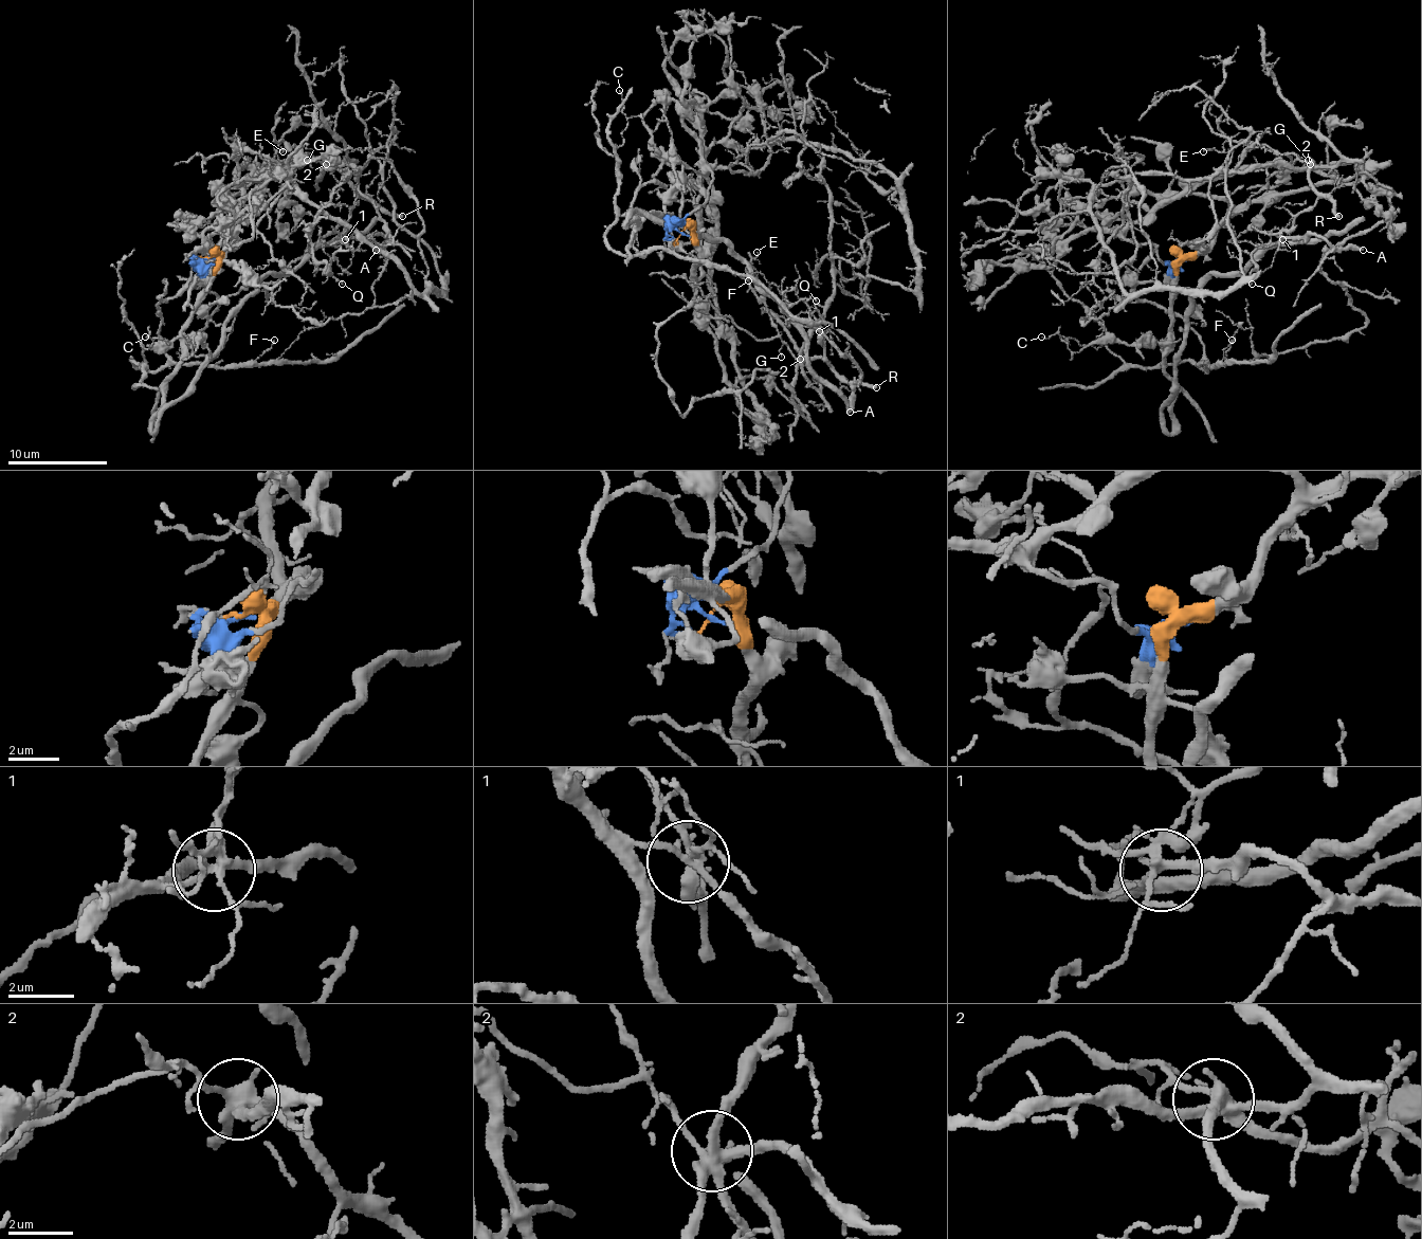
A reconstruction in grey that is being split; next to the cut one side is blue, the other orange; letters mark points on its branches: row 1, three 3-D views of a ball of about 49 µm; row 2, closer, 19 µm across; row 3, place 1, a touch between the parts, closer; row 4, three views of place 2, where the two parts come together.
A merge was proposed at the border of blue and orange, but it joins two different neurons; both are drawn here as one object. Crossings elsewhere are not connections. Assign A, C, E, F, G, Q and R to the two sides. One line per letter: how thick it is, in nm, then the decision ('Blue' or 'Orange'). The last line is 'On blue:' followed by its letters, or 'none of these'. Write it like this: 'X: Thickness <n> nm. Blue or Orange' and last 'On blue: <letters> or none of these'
A: Thickness 280 nm. Orange
C: Thickness 90 nm. Blue
E: Thickness 110 nm. Blue
F: Thickness 120 nm. Blue
G: Thickness 110 nm. Blue
Q: Thickness 150 nm. Orange
R: Thickness 320 nm. Blue
On blue: C, E, F, G, R

